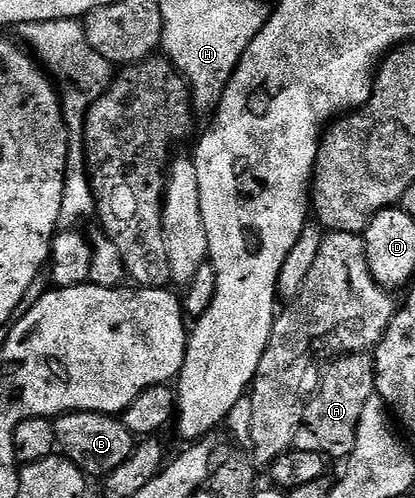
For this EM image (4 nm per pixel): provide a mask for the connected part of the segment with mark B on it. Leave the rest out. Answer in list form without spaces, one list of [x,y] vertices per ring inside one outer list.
[[[63,412],[54,420],[57,451],[70,459],[87,477],[105,478],[133,454],[136,438],[117,415],[105,412]]]

